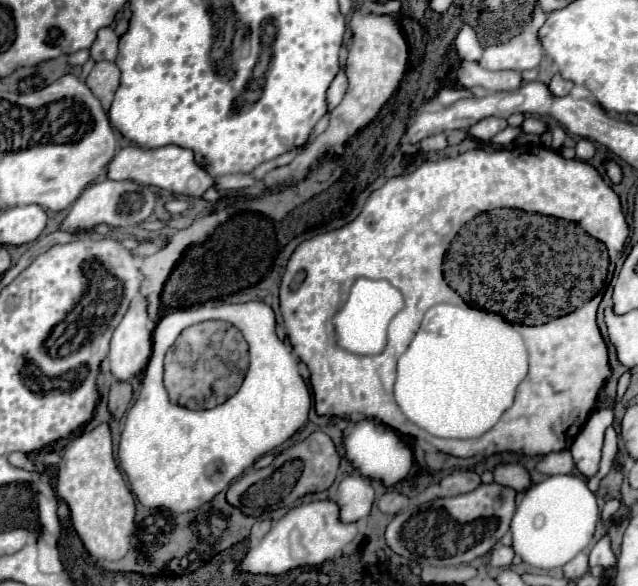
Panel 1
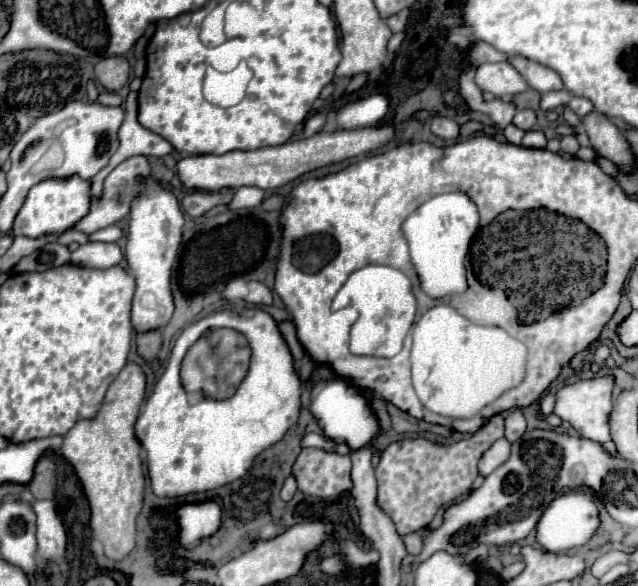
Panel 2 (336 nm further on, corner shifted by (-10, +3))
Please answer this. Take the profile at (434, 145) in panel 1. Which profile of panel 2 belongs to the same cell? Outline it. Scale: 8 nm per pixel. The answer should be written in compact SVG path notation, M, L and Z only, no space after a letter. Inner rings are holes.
M434 116L432 120L432 132L444 140L456 140L458 138L458 124L454 120L448 120L448 118L440 118L440 116Z

